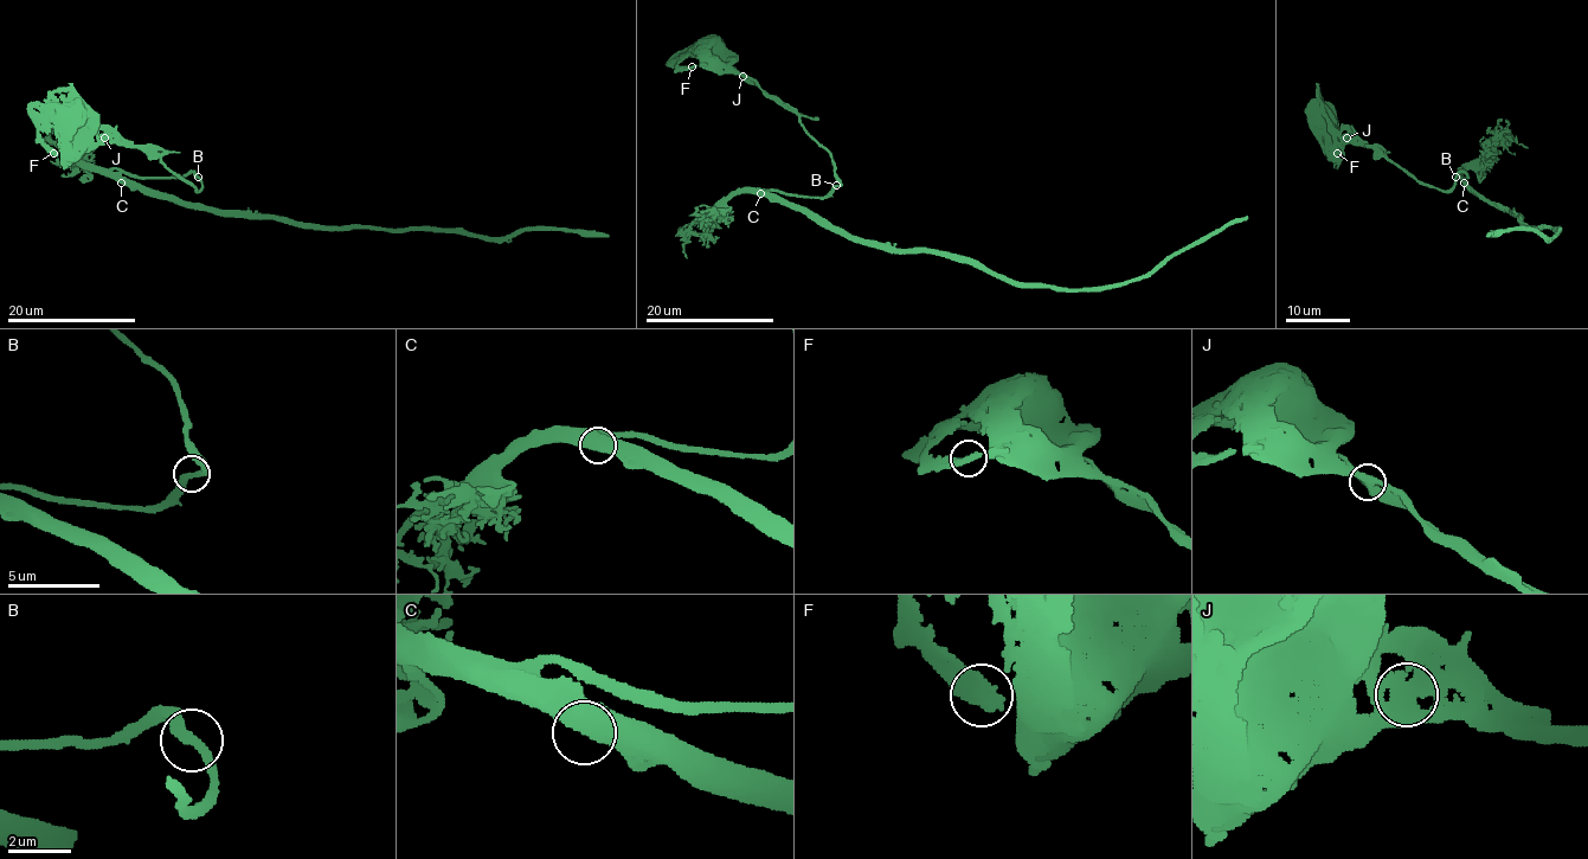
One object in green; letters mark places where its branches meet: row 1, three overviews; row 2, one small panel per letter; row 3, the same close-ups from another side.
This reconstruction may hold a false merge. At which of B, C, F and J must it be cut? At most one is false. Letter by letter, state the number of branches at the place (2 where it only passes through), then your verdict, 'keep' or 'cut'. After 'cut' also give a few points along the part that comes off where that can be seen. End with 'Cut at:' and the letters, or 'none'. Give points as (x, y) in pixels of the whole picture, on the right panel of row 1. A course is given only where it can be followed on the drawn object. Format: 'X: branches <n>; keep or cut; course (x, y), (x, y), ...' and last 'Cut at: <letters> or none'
B: branches 2; keep
C: branches 3; keep
F: branches 2; keep
J: branches 2; keep
Cut at: none

